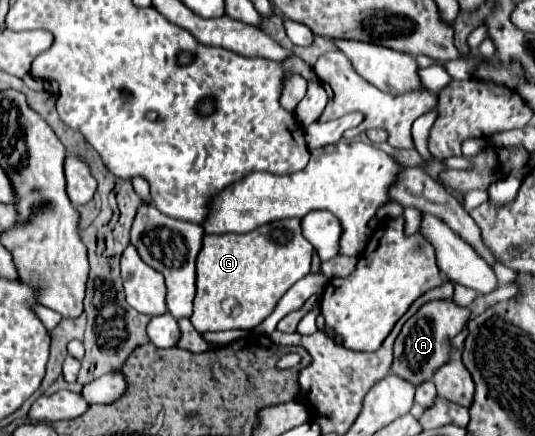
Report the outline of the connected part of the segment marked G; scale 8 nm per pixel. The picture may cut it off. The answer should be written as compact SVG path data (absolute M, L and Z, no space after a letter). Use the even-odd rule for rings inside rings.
M283 218L249 234L207 234L197 256L197 296L191 324L199 332L257 328L283 294L311 272L313 246L301 234L299 218Z

